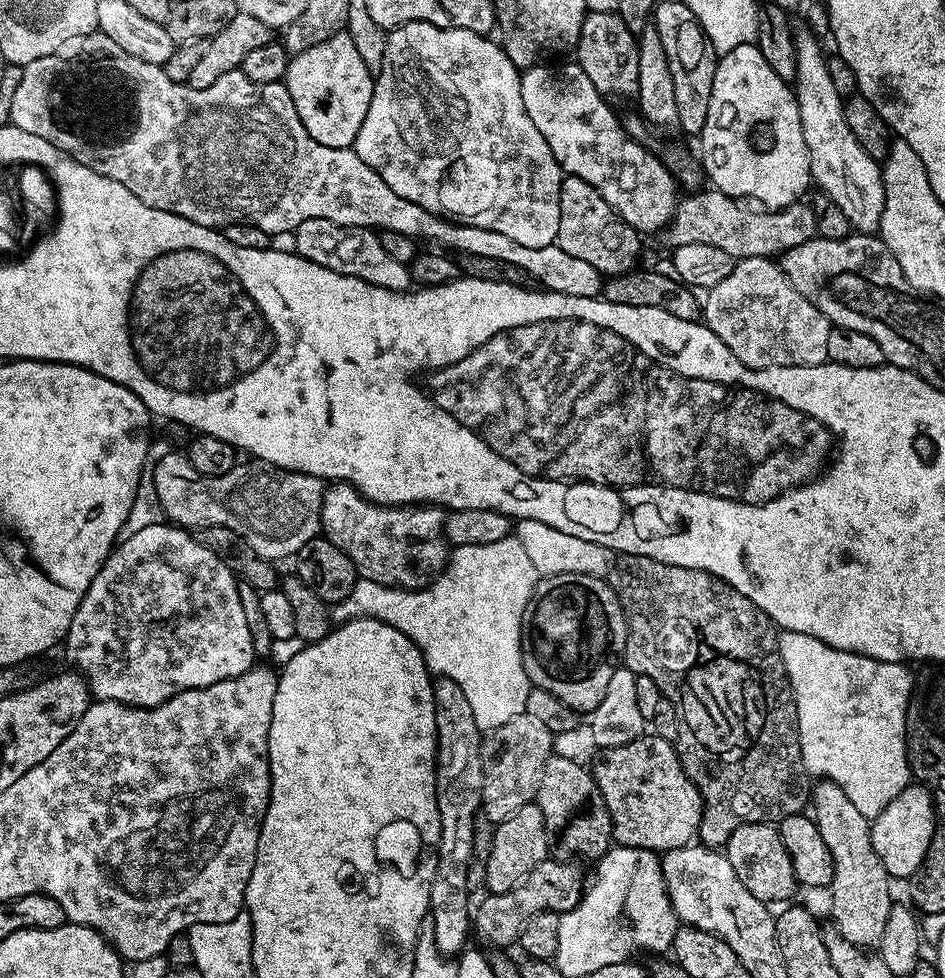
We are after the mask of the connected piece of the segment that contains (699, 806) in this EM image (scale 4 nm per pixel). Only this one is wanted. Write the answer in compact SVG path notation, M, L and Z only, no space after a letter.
M641 734L629 744L605 748L590 773L608 807L613 841L619 847L647 848L657 854L689 845L698 834L705 800L684 773L673 741Z

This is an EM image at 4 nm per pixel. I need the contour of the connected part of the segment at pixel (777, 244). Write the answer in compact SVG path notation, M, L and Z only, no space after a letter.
M693 191L685 200L683 197L677 203L671 220L658 232L658 238L668 250L701 244L714 246L714 250L723 250L736 260L755 256L776 258L794 246L802 246L802 242L817 239L811 203L797 202L785 208L769 210L743 198L728 196L725 192L704 191Z

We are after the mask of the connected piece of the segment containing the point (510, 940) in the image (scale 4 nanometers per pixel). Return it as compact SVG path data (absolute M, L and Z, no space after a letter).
M545 858L537 868L531 869L515 888L509 892L493 892L485 895L485 900L474 908L471 927L474 936L484 944L493 944L496 950L508 950L520 939L524 925L541 912L563 914L578 903L586 887L586 876L580 873L576 862L565 862L563 859Z

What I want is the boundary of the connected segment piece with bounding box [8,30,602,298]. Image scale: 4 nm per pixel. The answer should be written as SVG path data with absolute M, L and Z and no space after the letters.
M99 30L93 32L91 36L83 37L75 45L75 48L76 53L69 58L68 65L64 68L64 77L61 80L61 57L59 55L38 58L34 62L23 65L22 83L18 86L17 93L14 94L14 102L10 104L8 120L18 130L26 130L26 134L38 134L38 138L46 138L46 142L56 145L71 160L77 160L82 166L86 166L114 182L122 182L122 186L126 186L126 190L130 190L130 194L134 194L134 198L142 198L142 202L146 202L146 206L154 206L154 210L166 210L170 214L178 214L190 222L198 222L198 226L206 226L217 230L223 230L227 224L253 224L264 232L275 234L277 232L293 231L302 222L306 222L310 218L326 218L335 224L347 224L349 228L396 231L398 234L413 236L420 242L429 240L432 243L429 245L440 250L447 250L452 254L466 256L478 254L482 258L498 258L502 262L522 266L522 270L526 270L526 274L530 274L533 281L540 283L541 280L544 283L541 285L550 292L561 292L567 296L581 296L582 298L599 297L601 295L602 277L598 270L594 270L594 266L590 266L590 262L582 262L582 258L574 258L571 254L566 254L566 250L557 248L555 244L542 246L541 248L518 246L518 242L514 242L514 238L506 238L506 234L498 234L494 230L482 230L478 226L453 222L451 219L436 215L435 212L428 212L422 206L394 194L394 190L390 190L390 186L386 186L386 182L382 182L382 178L374 169L366 166L366 162L362 162L362 158L358 158L358 154L352 148L331 148L314 142L314 138L310 138L306 126L302 126L302 122L296 113L296 107L292 105L287 83L259 84L258 82L250 82L250 78L246 78L246 74L239 70L223 72L222 75L216 77L213 84L203 86L189 86L188 84L170 82L170 78L166 78L161 65L142 62L142 58L134 58L130 54L126 54L126 50L122 50L113 39L108 38L106 34Z

